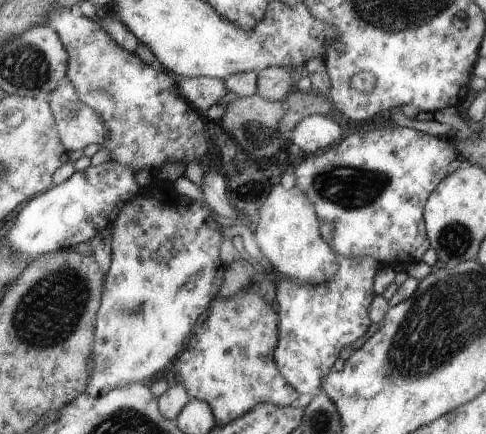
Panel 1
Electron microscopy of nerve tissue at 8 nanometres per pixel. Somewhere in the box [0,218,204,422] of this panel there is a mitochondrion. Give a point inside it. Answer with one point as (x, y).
(48, 313)

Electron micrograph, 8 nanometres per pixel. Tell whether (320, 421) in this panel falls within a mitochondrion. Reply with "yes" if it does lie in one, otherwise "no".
yes

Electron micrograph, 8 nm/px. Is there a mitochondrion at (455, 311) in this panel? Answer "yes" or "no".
yes

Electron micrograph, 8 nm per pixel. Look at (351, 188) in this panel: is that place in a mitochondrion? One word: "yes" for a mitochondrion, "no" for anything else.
yes

